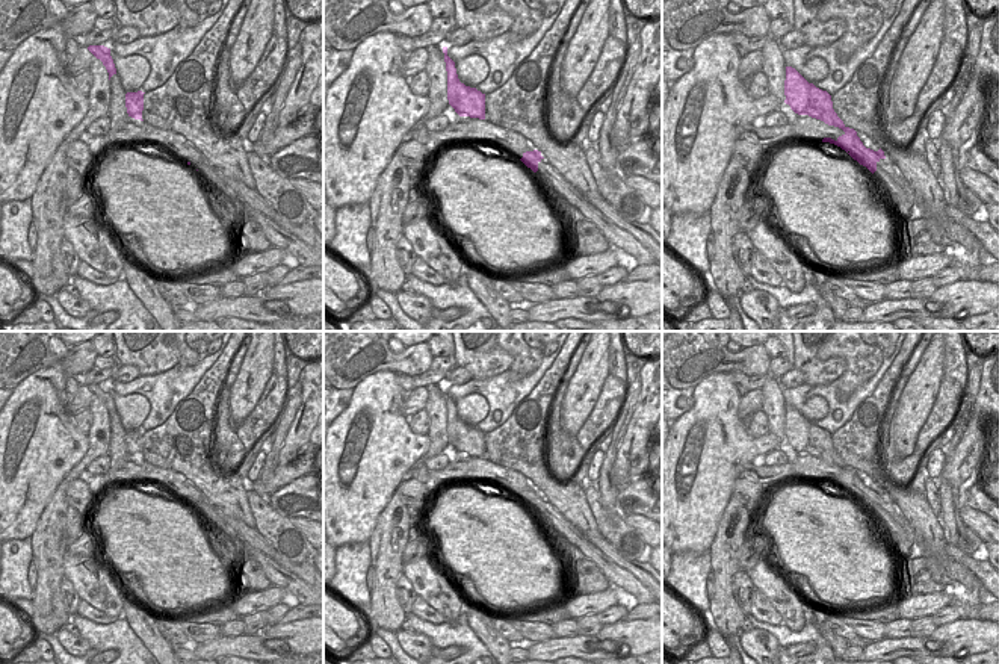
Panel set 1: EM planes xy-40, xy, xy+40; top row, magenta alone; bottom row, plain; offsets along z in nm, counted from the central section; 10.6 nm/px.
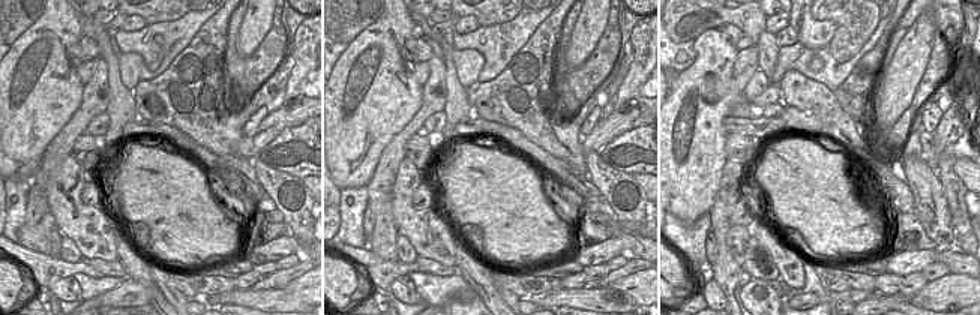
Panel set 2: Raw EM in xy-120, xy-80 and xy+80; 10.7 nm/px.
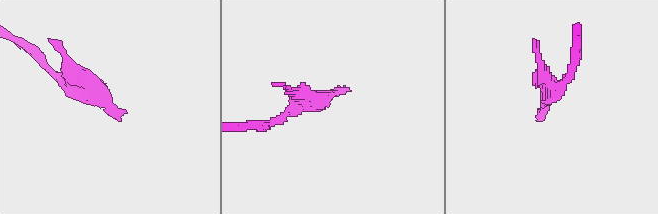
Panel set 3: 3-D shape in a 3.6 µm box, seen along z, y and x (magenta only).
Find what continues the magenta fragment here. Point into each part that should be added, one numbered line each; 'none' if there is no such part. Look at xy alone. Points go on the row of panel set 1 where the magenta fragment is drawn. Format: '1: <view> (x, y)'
1: xy (562, 194)

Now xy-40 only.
none

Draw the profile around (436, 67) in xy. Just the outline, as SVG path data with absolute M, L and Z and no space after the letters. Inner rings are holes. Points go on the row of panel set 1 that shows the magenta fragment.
M429 45L428 50L428 62L426 62L426 74L429 77L429 110L422 118L419 126L425 126L426 121L435 118L444 112L449 104L447 100L447 71L444 62L444 45Z

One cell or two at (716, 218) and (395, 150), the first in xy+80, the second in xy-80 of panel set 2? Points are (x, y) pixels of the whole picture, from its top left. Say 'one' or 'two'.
one

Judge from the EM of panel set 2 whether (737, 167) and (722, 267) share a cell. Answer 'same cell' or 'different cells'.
same cell

